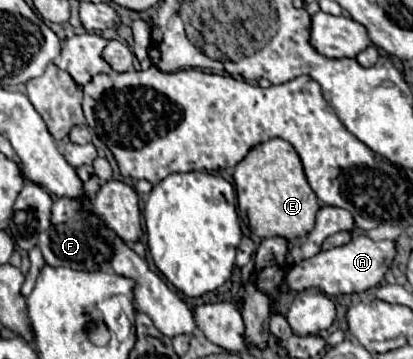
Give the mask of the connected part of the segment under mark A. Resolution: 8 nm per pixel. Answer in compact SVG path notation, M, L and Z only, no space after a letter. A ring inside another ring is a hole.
M359 235L359 237L351 239L347 245L341 245L341 247L329 249L329 251L321 251L315 257L289 267L283 277L283 285L293 293L307 291L307 289L319 289L325 295L361 293L361 291L367 291L367 289L379 285L379 281L383 279L393 257L395 257L393 241L373 241L367 235Z

